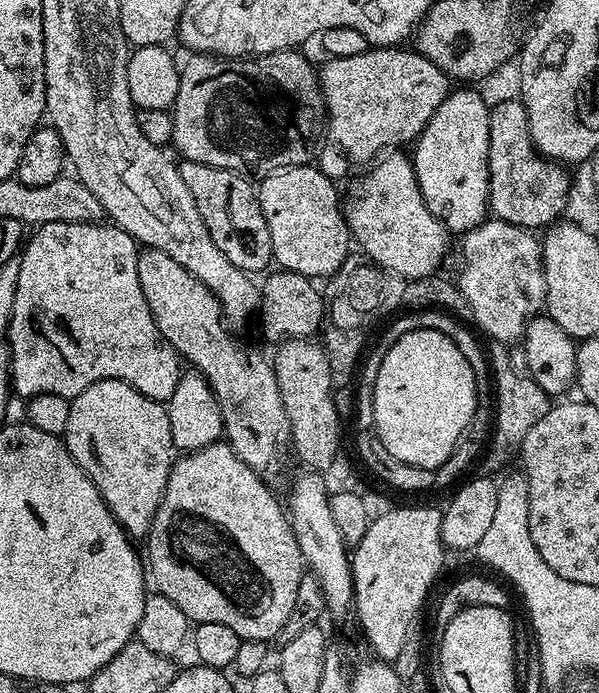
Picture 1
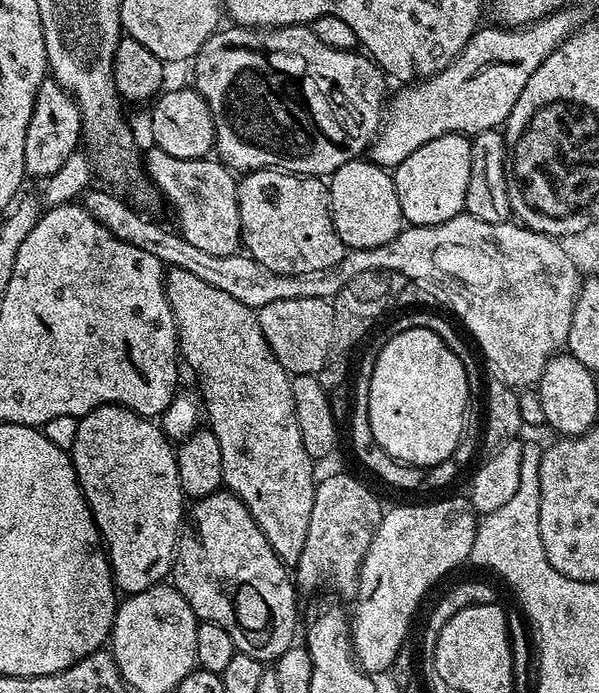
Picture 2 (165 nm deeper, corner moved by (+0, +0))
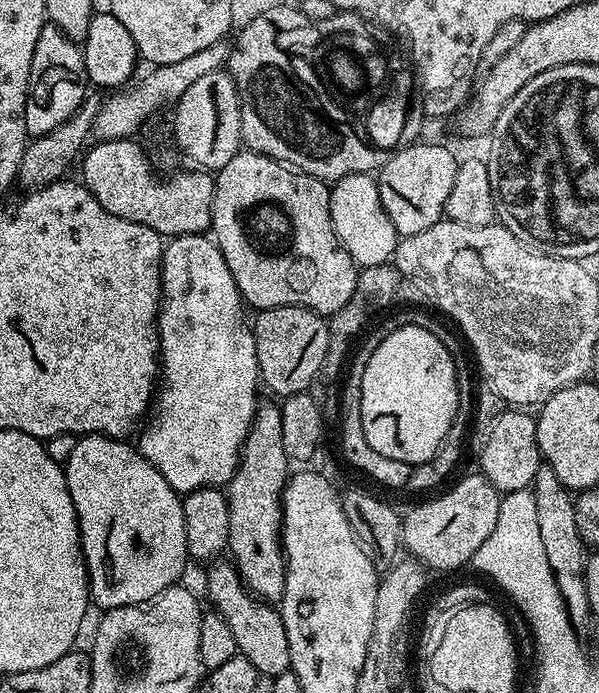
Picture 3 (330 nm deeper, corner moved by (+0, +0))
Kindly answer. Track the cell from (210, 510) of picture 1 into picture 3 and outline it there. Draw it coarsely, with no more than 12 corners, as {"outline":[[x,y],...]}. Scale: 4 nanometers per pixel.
{"outline":[[231,562],[211,565],[208,600],[261,676],[289,671],[286,626]]}

